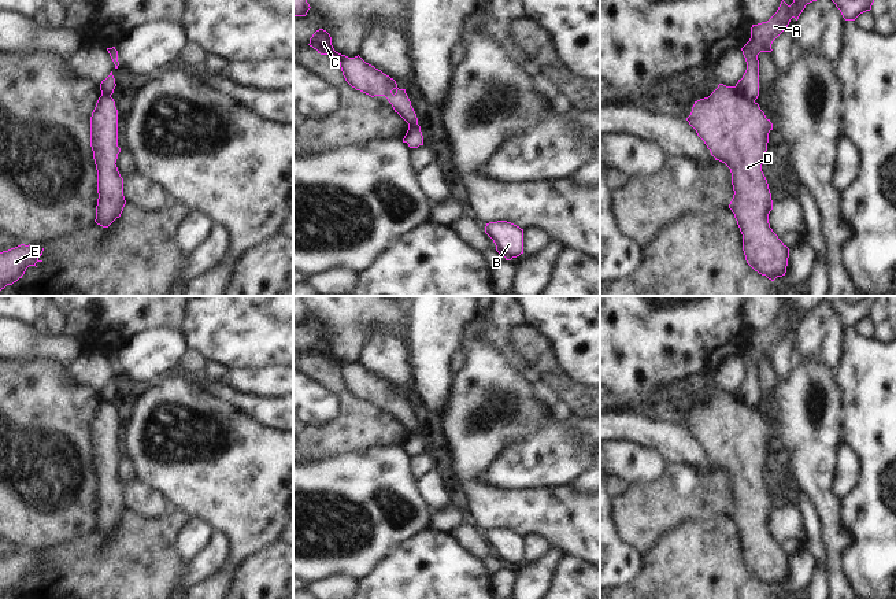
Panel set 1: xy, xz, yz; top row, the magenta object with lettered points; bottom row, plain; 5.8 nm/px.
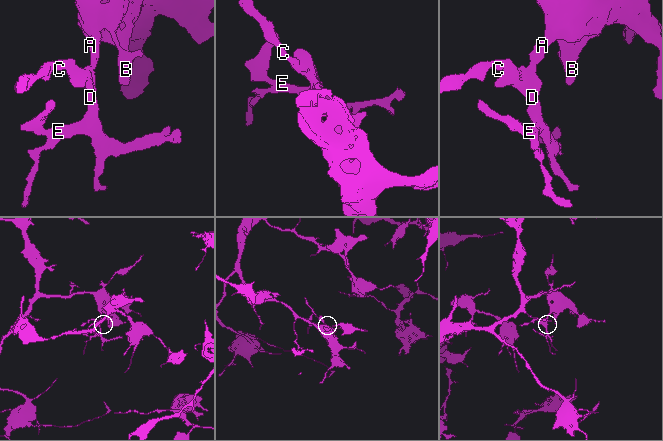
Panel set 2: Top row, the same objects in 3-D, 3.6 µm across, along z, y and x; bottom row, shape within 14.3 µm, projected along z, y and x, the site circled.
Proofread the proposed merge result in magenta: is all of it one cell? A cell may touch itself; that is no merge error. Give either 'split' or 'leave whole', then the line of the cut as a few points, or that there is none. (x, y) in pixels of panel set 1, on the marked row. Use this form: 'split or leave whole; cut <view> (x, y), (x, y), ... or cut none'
split; cut yz (732, 87), (754, 102)

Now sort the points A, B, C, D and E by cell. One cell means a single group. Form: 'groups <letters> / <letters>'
groups A B / C D E

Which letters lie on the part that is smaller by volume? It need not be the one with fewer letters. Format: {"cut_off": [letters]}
{"cut_off": ["C", "D", "E"]}

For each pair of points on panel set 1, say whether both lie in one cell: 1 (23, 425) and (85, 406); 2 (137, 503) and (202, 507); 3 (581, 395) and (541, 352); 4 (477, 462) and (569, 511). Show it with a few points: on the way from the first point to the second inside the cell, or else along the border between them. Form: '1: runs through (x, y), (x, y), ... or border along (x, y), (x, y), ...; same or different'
1: runs through (39, 420), (70, 409); same
2: border along (143, 483), (156, 490), (170, 505); different
3: runs through (569, 388), (545, 365); same
4: runs through (484, 490), (502, 507), (541, 510); same

